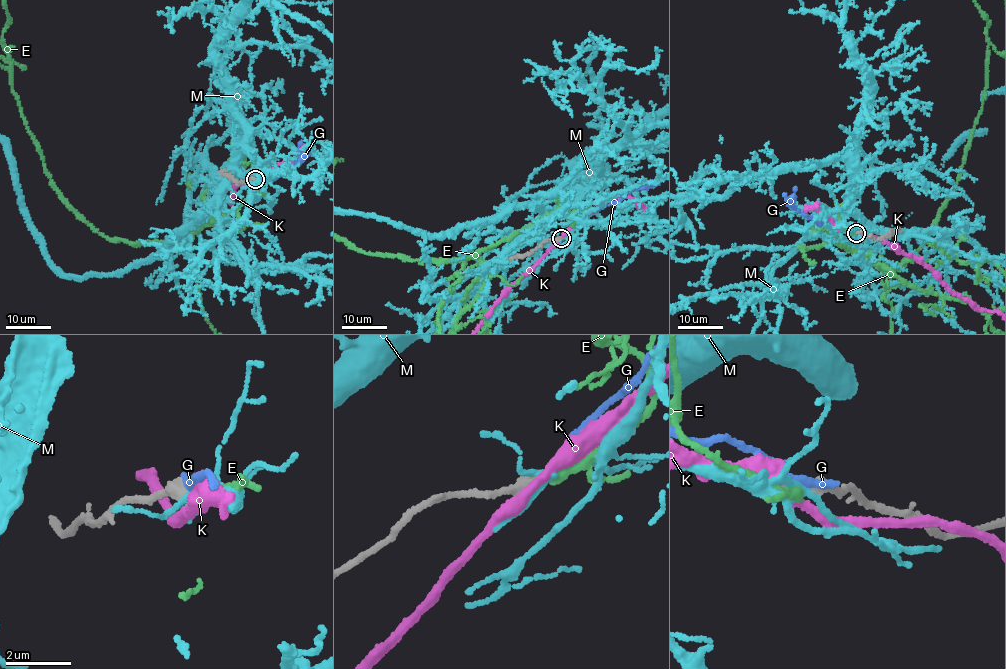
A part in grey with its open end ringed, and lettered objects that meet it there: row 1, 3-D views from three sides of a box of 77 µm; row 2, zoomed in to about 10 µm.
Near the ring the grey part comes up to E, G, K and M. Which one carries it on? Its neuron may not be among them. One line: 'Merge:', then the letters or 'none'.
Merge: E

